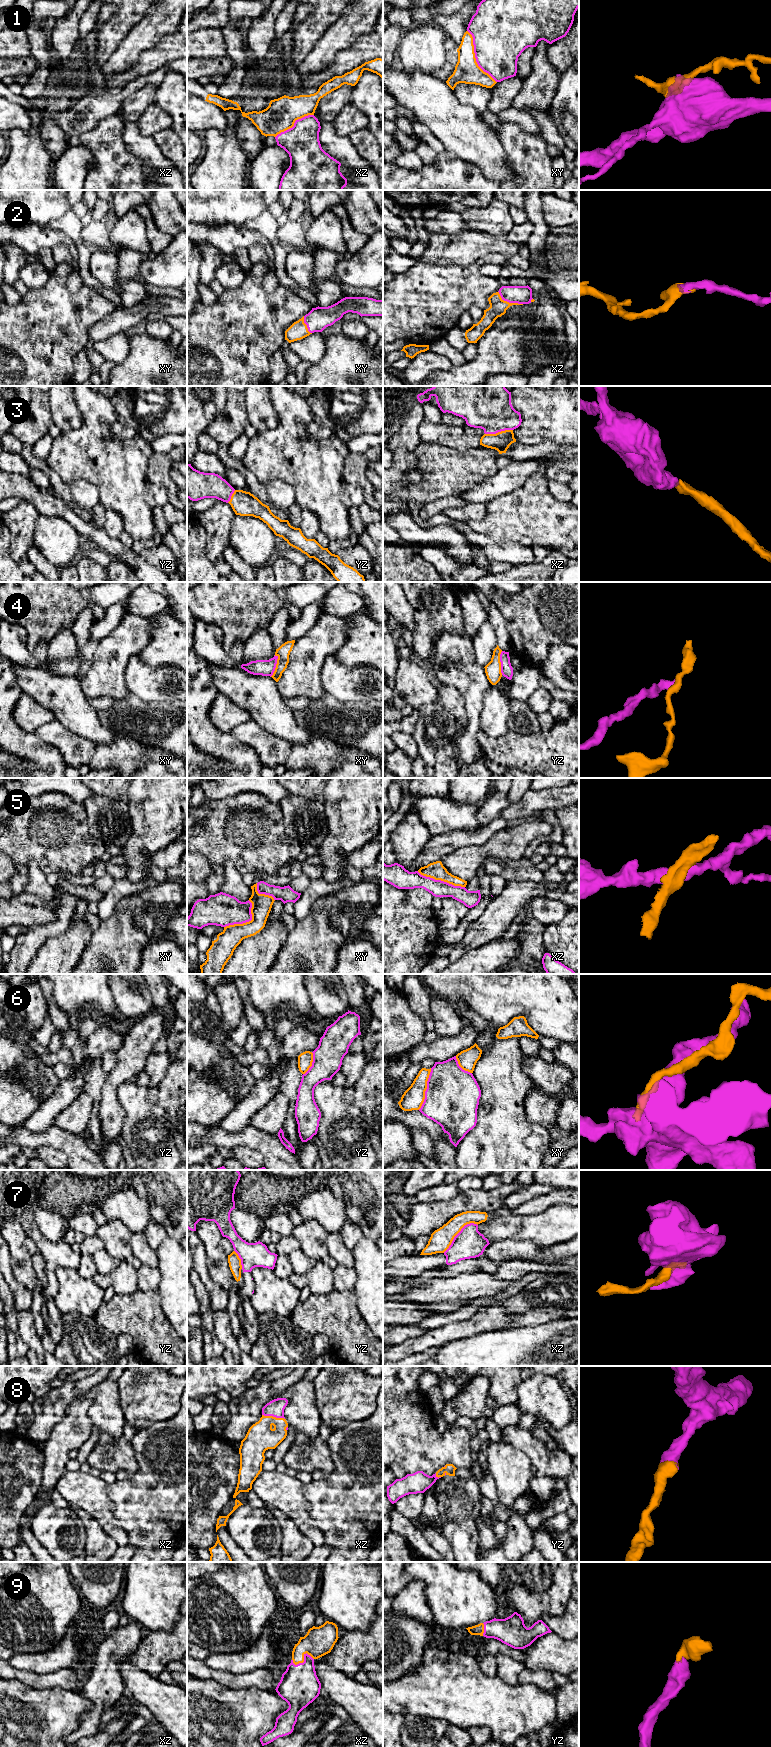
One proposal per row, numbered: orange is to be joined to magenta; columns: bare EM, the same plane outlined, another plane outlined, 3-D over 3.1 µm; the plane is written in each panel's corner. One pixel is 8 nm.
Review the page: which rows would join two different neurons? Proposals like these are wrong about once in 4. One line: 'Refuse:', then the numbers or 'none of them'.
Refuse: 1, 5, 6, 7

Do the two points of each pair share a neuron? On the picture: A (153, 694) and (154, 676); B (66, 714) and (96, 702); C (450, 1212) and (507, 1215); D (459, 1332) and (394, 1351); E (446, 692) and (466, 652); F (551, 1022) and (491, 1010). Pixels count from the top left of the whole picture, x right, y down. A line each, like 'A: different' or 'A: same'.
A: same
B: different
C: different
D: same
E: different
F: same

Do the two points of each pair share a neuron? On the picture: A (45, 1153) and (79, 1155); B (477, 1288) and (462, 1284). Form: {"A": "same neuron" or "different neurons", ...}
{"A": "different neurons", "B": "same neuron"}

